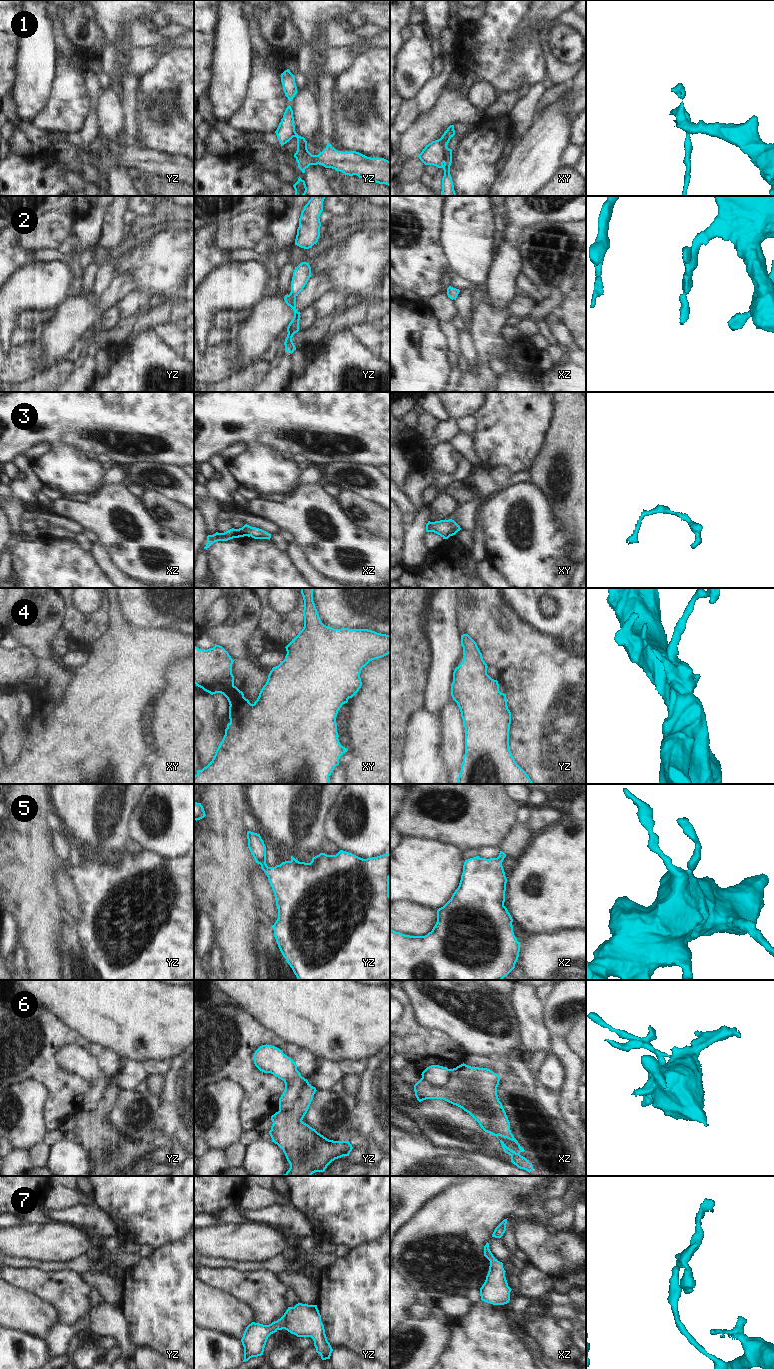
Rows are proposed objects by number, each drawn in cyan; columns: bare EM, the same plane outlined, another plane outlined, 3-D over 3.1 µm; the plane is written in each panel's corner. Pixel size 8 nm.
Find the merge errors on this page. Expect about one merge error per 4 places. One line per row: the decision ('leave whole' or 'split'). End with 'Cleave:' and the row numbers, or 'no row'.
1: split
2: leave whole
3: leave whole
4: leave whole
5: leave whole
6: split
7: leave whole
Cleave: 1, 6

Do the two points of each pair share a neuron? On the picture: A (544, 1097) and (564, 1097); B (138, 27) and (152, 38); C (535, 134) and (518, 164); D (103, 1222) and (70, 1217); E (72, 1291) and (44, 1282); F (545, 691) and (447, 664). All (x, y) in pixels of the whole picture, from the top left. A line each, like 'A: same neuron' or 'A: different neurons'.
A: different neurons
B: same neuron
C: same neuron
D: same neuron
E: same neuron
F: different neurons

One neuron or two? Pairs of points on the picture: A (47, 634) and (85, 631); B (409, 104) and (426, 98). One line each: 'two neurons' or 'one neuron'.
A: two neurons
B: two neurons

